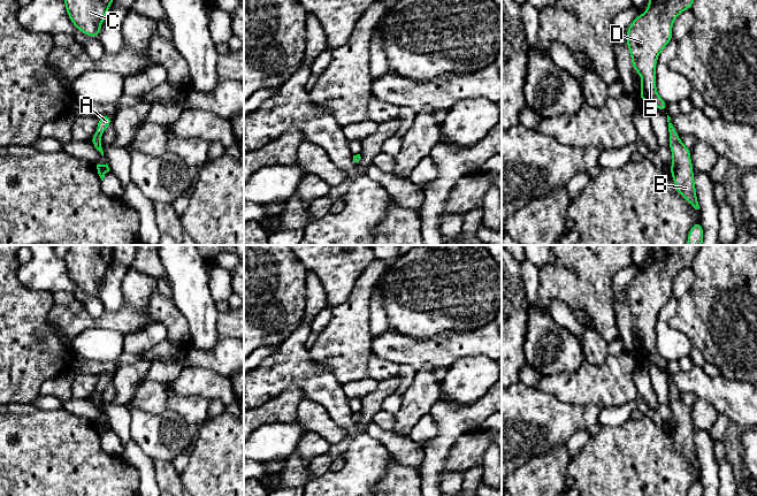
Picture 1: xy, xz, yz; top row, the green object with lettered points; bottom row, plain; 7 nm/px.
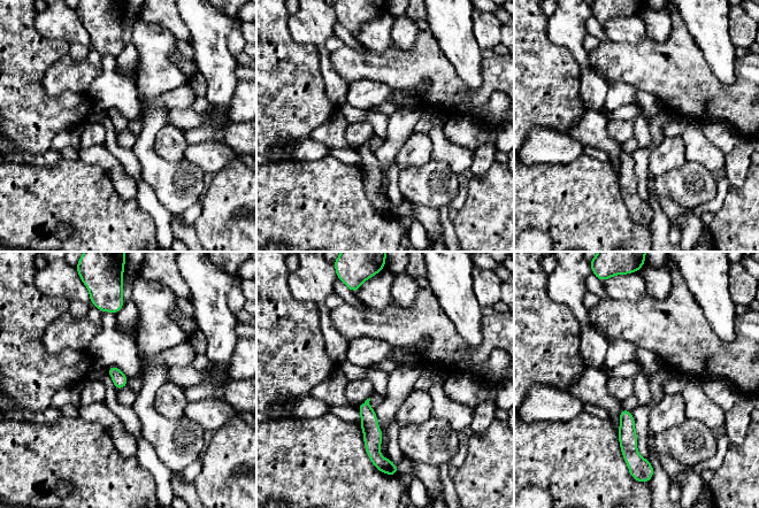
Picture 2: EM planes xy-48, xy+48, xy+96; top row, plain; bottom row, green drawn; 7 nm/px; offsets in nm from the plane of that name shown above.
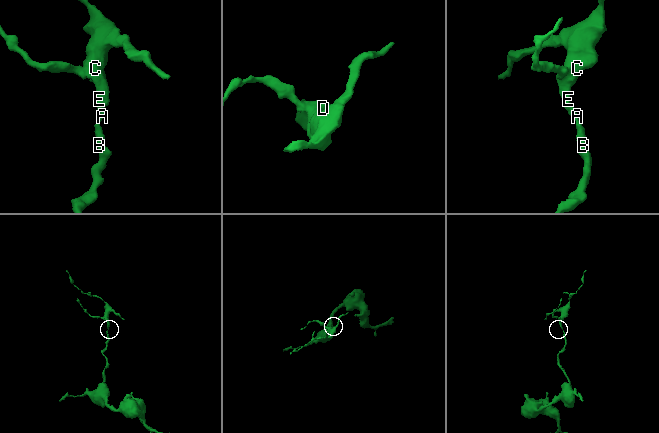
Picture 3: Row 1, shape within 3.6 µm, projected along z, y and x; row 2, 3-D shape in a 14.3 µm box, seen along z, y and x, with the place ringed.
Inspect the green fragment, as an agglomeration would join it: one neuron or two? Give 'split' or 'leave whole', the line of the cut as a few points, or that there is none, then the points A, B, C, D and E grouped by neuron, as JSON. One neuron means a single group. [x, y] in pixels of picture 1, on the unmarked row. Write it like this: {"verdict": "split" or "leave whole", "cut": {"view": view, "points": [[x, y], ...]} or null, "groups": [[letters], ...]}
{"verdict": "leave whole", "cut": null, "groups": [["A", "B", "C", "D", "E"]]}

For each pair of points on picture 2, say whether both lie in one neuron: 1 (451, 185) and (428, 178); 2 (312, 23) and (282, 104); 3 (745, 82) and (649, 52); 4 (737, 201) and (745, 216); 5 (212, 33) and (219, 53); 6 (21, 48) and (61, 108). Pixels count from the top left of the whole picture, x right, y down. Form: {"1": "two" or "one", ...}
{"1": "one", "2": "two", "3": "one", "4": "one", "5": "one", "6": "one"}

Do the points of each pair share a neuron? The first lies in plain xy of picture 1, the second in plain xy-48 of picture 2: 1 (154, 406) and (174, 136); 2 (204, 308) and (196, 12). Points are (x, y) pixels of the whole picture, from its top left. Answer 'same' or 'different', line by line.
1: same
2: same

